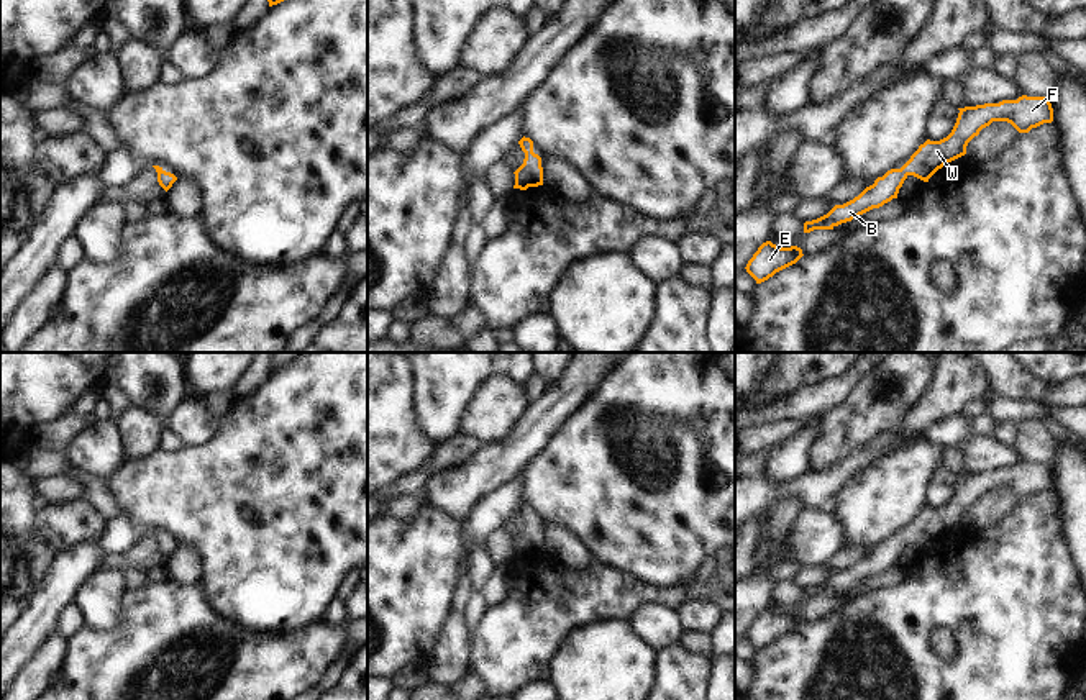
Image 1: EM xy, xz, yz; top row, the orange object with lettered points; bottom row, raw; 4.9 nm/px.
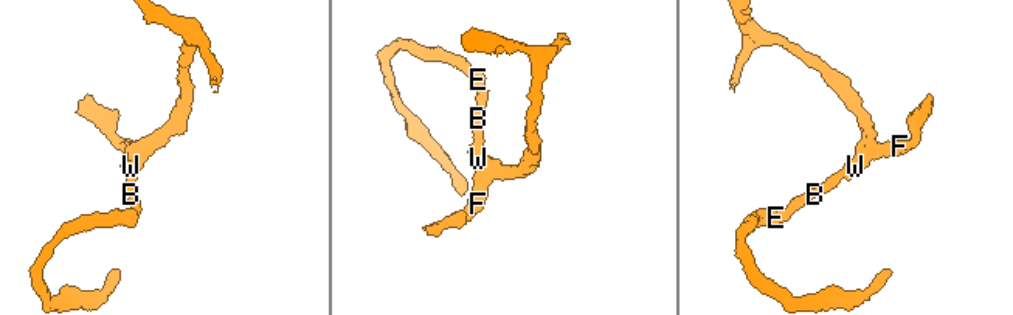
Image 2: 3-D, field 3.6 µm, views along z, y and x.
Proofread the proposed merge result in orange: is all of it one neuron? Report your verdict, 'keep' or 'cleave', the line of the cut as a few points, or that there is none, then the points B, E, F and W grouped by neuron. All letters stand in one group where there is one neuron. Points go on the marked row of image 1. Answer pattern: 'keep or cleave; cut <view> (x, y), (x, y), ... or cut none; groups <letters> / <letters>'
keep; cut none; groups B E F W

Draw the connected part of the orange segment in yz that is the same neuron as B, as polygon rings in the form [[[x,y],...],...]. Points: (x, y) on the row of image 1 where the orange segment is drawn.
[[[1022,95],[1017,100],[1002,100],[999,103],[958,110],[956,123],[947,138],[940,141],[927,139],[901,169],[888,170],[853,200],[835,205],[827,215],[817,220],[805,221],[804,233],[833,230],[873,208],[883,207],[892,198],[897,198],[899,189],[909,175],[929,182],[938,169],[965,156],[968,143],[992,121],[1007,121],[1019,133],[1029,133],[1032,128],[1053,121],[1053,108],[1048,97]]]

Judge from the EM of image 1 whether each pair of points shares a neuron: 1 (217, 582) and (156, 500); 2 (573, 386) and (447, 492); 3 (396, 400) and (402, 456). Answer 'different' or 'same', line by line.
1: same
2: same
3: same

